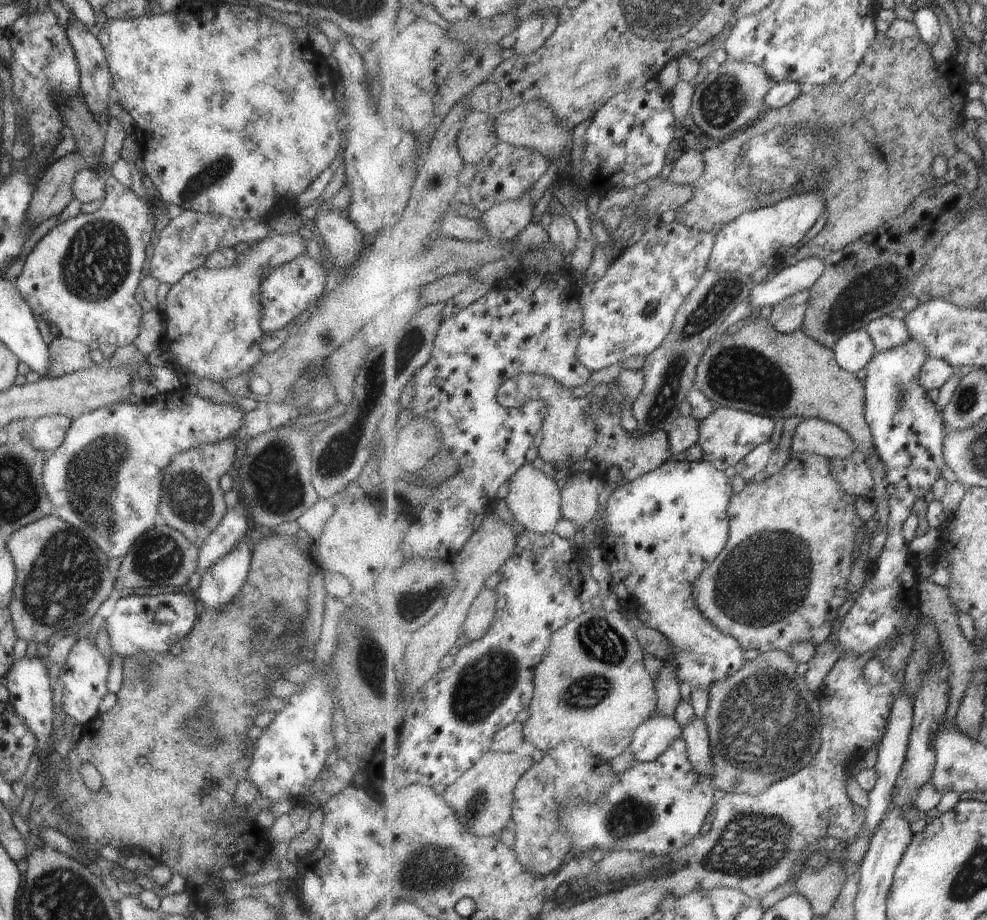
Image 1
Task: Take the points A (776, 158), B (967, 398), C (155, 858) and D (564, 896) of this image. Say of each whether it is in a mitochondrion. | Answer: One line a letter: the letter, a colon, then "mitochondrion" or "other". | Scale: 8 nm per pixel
A: mitochondrion
B: mitochondrion
C: other
D: mitochondrion

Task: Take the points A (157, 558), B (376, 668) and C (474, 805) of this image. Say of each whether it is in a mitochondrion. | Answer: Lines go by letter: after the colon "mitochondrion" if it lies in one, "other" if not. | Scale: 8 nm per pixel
A: mitochondrion
B: mitochondrion
C: mitochondrion

